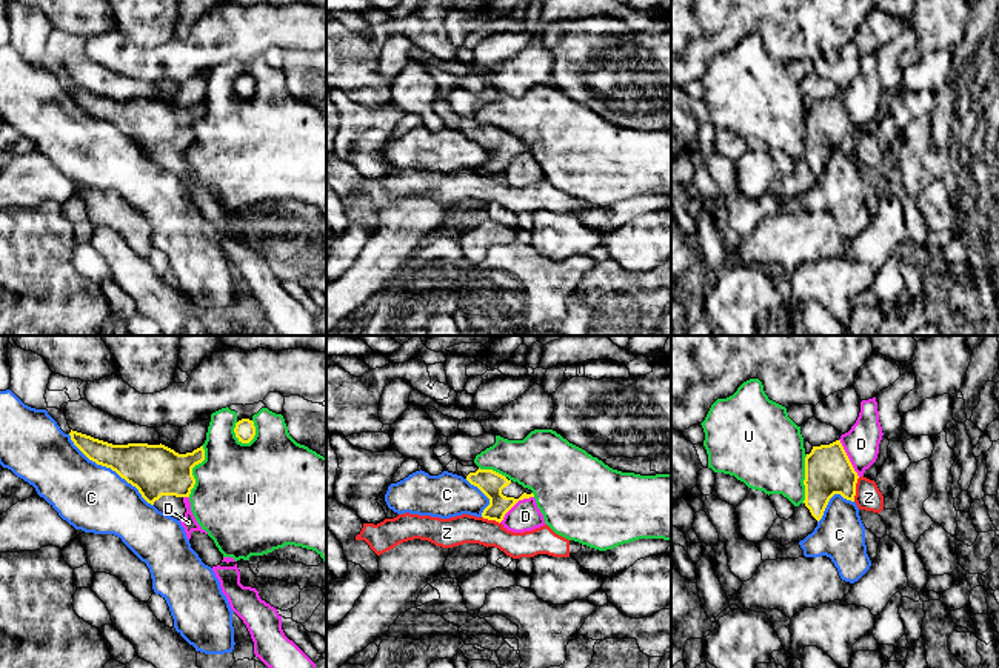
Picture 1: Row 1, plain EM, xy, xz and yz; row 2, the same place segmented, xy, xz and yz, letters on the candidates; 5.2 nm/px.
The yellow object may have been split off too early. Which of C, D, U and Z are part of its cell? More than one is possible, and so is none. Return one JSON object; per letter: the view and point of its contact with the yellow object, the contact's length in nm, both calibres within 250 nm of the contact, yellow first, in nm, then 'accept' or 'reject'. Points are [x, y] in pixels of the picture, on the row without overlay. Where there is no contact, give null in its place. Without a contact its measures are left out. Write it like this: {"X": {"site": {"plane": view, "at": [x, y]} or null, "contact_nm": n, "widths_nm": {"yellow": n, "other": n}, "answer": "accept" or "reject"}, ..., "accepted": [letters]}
{"C": {"site": {"plane": "xy", "at": [110, 122]}, "contact_nm": 600, "widths_nm": {"yellow": 280, "other": 360}, "answer": "reject"}, "D": {"site": {"plane": "xz", "at": [514, 159]}, "contact_nm": 240, "widths_nm": {"yellow": 130, "other": 160}, "answer": "reject"}, "U": {"site": {"plane": "xy", "at": [191, 125]}, "contact_nm": 280, "widths_nm": {"yellow": 280, "other": 440}, "answer": "reject"}, "Z": {"site": {"plane": "yz", "at": [855, 145]}, "contact_nm": 130, "widths_nm": {"yellow": 240, "other": 140}, "answer": "reject"}, "accepted": []}

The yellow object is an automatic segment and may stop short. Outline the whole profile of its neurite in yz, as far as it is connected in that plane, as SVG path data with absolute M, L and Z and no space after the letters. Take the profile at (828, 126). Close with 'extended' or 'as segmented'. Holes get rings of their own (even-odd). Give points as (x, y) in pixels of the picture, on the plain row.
M840 95L813 102L805 112L805 155L794 163L791 174L777 172L765 194L782 202L804 195L814 186L834 149L854 157L857 134Z | extended

